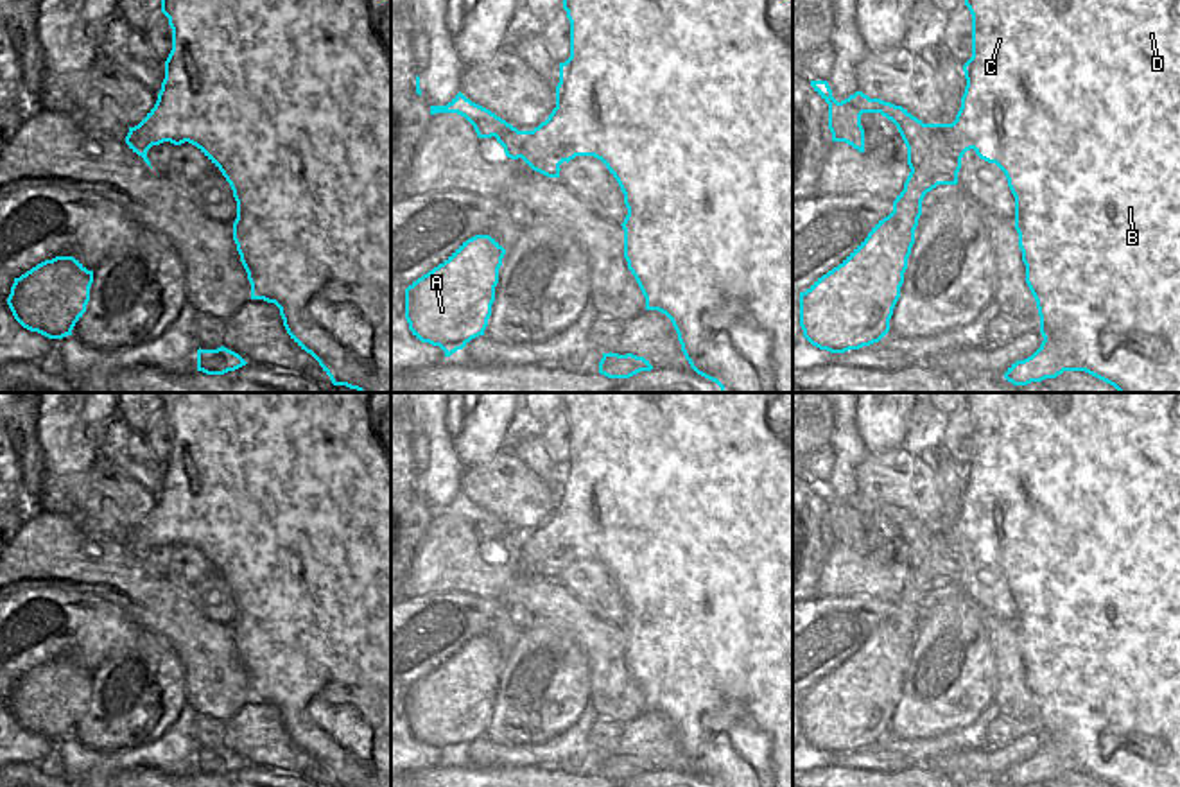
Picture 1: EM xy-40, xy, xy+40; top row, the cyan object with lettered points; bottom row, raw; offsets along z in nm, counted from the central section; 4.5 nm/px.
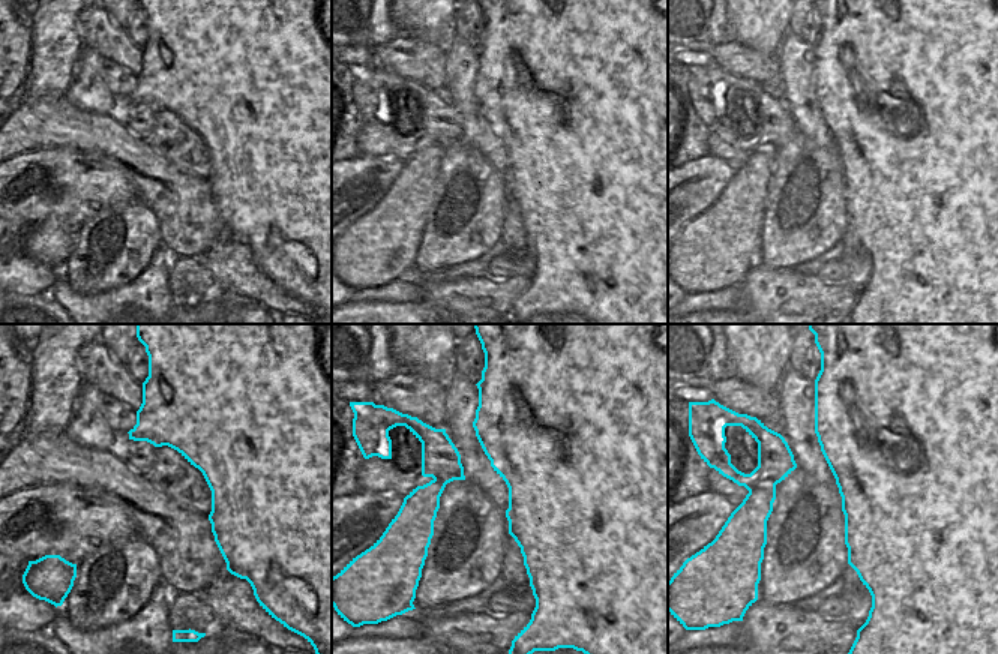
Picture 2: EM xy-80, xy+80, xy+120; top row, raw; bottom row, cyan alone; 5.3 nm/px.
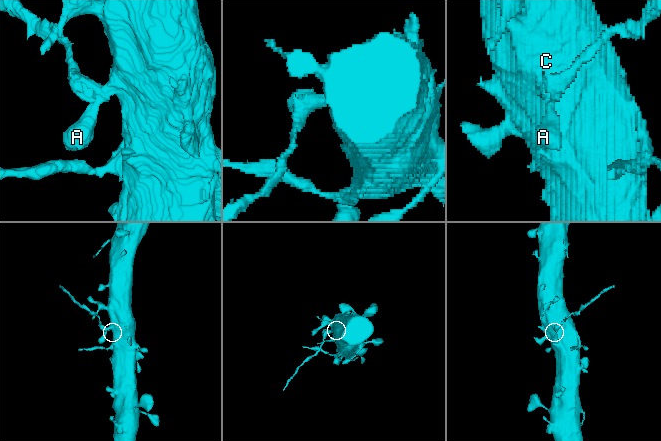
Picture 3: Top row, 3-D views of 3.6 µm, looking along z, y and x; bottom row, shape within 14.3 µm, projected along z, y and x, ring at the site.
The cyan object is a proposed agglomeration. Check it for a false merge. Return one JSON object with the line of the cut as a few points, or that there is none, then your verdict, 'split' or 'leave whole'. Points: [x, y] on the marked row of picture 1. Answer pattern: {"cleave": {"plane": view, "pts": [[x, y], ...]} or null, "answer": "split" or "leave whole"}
{"cleave": {"plane": "xy", "pts": [[542, 122], [553, 122], [555, 140], [569, 144], [578, 155]]}, "answer": "split"}

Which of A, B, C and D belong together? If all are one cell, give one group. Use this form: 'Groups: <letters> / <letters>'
Groups: A / B C D

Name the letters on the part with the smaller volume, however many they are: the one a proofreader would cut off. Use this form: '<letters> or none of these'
A

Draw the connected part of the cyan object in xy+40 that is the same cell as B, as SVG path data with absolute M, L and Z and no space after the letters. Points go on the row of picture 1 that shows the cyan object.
M965 0L965 5L972 14L972 57L963 65L967 86L956 115L958 151L965 154L974 149L981 160L995 163L1008 179L1015 197L1015 229L1026 265L1026 283L1037 301L1044 337L1040 348L1011 364L1004 378L1013 385L1028 385L1056 378L1063 371L1085 371L1119 393L1180 393L1180 0Z

